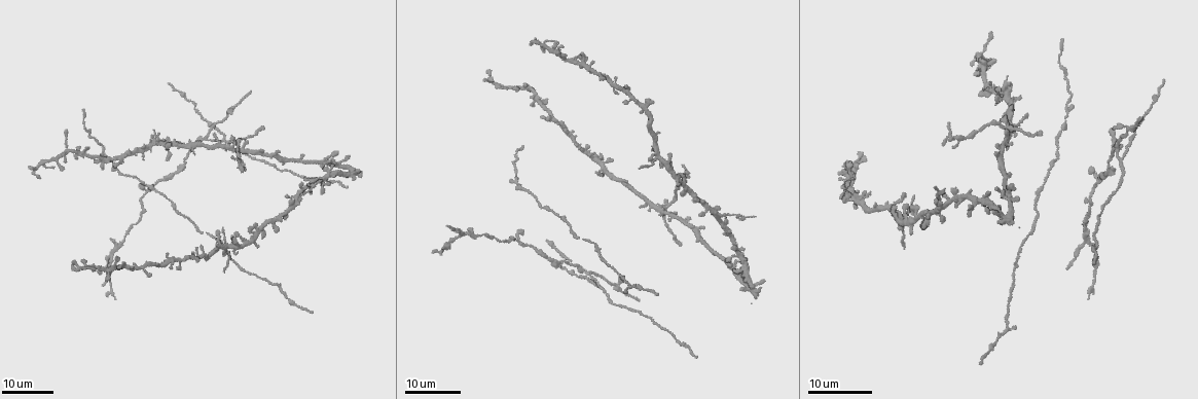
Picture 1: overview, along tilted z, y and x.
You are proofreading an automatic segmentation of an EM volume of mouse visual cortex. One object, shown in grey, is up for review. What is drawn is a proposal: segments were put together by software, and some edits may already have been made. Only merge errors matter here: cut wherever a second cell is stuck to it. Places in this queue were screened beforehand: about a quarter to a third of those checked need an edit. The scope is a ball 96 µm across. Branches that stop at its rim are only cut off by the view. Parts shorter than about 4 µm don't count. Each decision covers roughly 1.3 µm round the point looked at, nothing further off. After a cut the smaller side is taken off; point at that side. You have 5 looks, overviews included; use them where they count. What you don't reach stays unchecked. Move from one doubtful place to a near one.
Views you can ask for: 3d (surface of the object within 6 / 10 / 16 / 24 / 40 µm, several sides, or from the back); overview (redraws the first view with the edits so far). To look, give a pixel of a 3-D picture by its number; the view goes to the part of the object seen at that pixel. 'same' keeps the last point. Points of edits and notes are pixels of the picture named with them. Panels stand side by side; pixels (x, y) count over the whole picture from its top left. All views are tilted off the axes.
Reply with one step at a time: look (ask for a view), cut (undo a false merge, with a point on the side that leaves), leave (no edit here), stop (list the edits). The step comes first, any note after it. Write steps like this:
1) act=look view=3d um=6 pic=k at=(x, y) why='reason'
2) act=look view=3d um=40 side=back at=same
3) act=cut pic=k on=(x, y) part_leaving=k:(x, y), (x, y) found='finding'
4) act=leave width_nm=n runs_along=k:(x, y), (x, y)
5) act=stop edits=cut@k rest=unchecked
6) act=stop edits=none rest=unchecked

act=look view=3d um=24 pic=1 at=(664, 208) why='four arms meet'

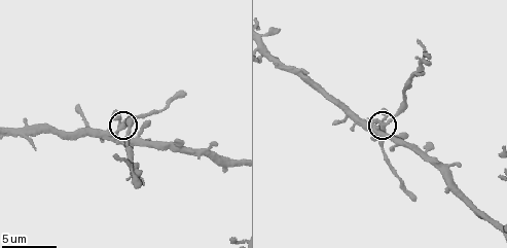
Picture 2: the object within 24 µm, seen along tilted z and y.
act=look view=3d um=10 pic=2 at=(383, 126)

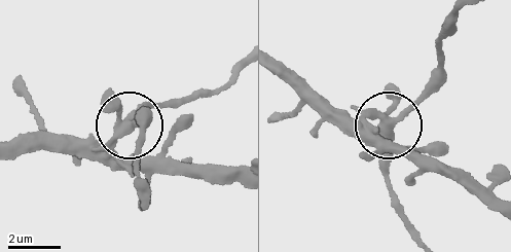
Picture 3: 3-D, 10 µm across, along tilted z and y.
act=look view=3d um=6 pic=3 at=(387, 125)

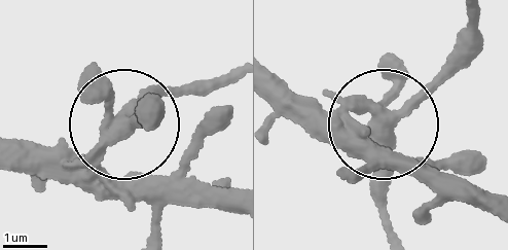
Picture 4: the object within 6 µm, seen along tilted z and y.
act=cut pic=4 on=(435, 83) width_nm=330 part_leaving=4:(375, 105), (406, 103), (454, 49), (466, 14) found='two cells meet here'

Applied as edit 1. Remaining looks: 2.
act=look view=3d um=24 pic=1 at=(941, 206)

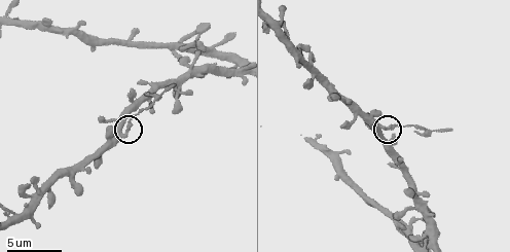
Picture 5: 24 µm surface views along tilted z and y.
act=look view=3d um=10 pic=5 at=(127, 132)

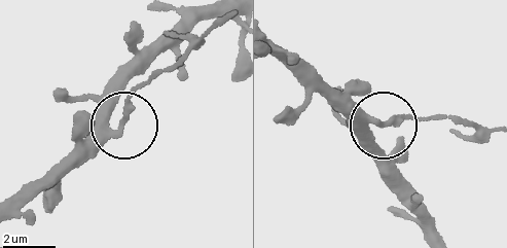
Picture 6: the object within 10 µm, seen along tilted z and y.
act=cut pic=6 on=(158, 72) part_leaving=6:(127, 96), (236, 15) found='a second cell is stuck on'

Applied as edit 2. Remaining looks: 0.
act=stop edits=cut@4,cut@6 rest=unchecked

